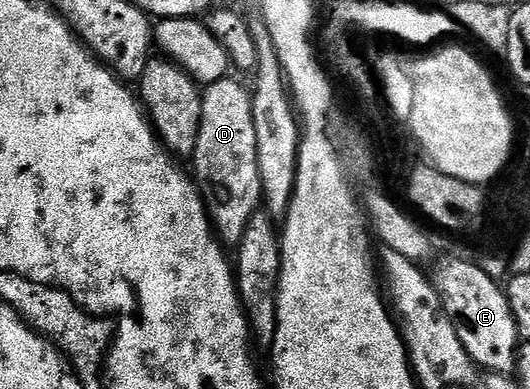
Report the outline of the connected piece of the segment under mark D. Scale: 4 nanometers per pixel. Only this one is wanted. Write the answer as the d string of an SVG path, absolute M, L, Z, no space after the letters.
M224 79L202 90L201 127L197 135L194 180L203 198L213 232L227 247L237 247L245 235L245 223L260 212L263 200L258 174L257 130L254 126L252 94L232 79Z

